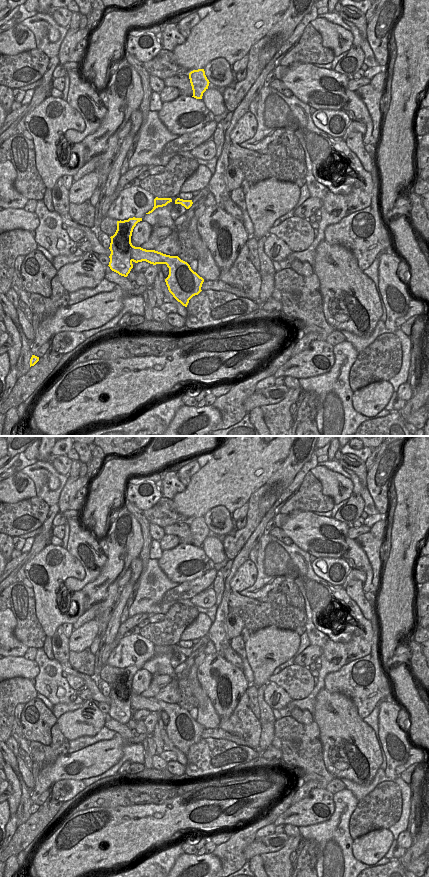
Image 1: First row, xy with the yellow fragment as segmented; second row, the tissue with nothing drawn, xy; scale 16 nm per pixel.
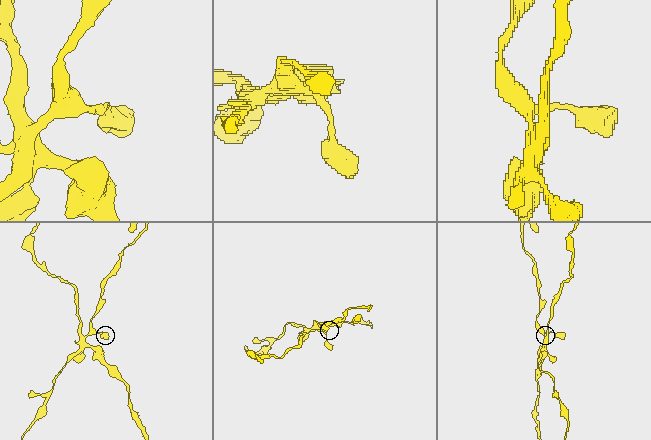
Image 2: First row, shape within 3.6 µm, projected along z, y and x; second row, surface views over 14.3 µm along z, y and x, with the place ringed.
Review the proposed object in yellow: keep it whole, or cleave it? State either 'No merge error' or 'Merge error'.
Merge error

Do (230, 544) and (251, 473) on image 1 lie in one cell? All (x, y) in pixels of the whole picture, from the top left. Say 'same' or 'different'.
different

